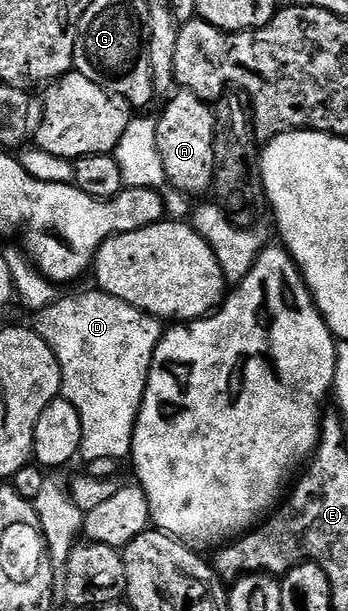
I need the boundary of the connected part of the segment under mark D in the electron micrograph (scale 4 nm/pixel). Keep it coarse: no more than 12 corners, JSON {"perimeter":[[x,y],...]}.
{"perimeter":[[105,291],[34,330],[82,421],[79,458],[124,461],[161,320]]}

